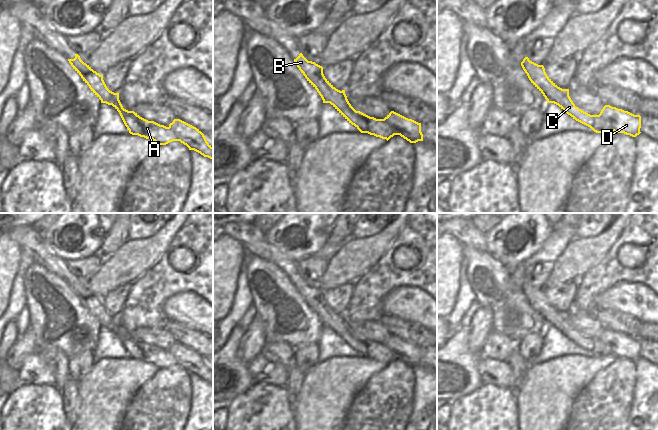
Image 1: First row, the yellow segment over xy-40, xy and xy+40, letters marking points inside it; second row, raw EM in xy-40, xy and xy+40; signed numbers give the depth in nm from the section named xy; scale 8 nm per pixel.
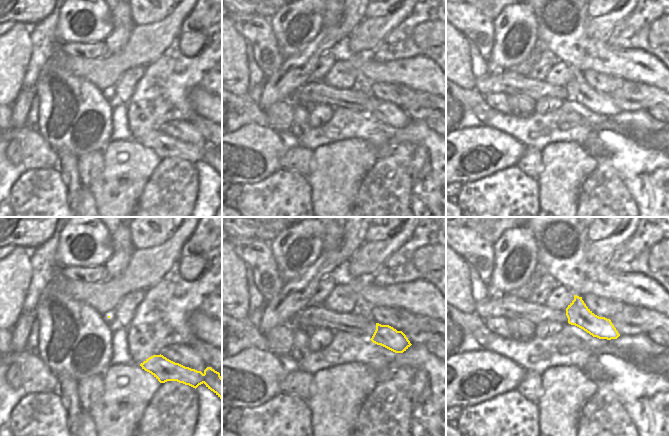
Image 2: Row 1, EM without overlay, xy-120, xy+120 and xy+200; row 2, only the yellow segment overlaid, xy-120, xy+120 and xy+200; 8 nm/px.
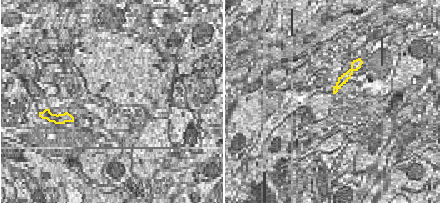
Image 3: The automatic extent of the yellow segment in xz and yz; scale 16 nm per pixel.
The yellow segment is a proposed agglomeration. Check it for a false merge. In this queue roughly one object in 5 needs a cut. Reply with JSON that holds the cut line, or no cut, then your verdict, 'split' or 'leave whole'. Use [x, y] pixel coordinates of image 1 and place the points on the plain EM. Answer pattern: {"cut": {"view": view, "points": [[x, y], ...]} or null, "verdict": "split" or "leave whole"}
{"cut": {"view": "xy", "points": [[382, 343], [397, 358]]}, "verdict": "split"}

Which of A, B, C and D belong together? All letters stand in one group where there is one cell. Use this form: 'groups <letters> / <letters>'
groups A B C / D

